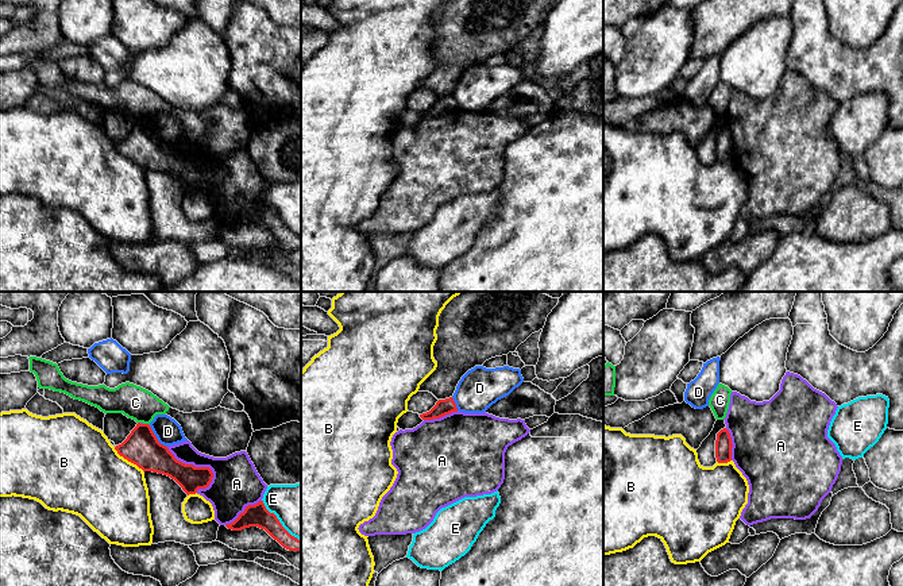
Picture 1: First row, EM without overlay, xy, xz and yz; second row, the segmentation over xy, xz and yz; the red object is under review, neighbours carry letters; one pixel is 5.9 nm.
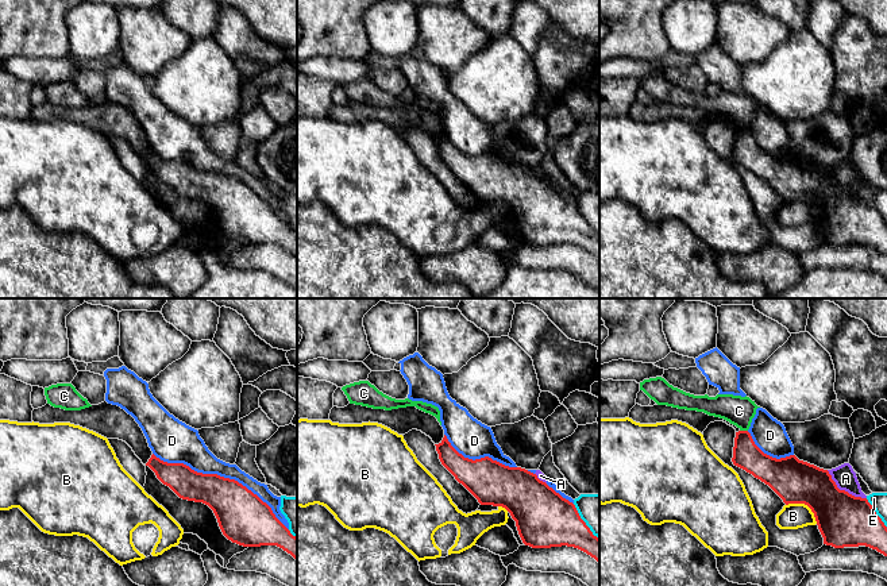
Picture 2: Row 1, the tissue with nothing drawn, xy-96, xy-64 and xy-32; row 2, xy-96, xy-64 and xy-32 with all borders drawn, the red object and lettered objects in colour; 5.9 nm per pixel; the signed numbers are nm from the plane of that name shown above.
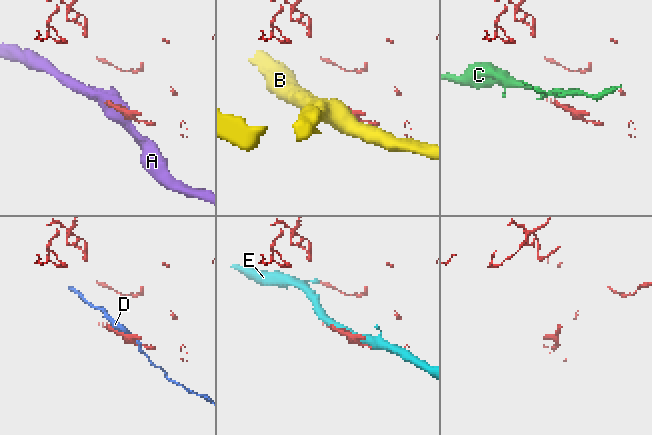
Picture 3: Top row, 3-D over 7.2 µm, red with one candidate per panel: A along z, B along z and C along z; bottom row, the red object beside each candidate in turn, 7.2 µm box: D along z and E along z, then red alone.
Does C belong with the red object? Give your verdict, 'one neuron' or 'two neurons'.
two neurons

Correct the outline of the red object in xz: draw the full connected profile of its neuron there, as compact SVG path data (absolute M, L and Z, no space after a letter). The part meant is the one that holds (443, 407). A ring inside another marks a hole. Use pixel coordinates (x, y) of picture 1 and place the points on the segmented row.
M449 397L445 400L439 400L429 412L420 415L420 417L422 420L433 420L433 419L440 419L452 412L458 412L458 408L454 398Z

